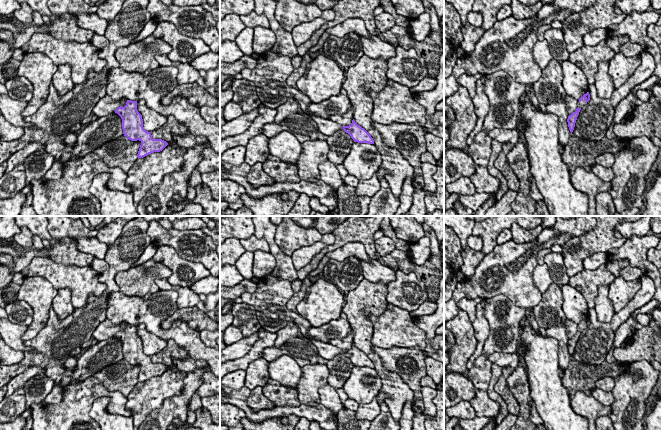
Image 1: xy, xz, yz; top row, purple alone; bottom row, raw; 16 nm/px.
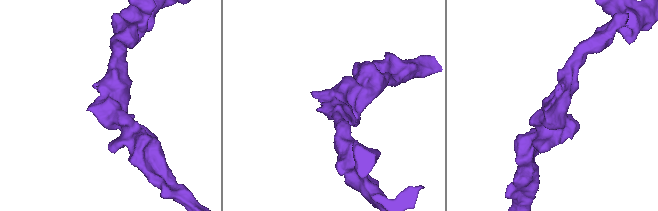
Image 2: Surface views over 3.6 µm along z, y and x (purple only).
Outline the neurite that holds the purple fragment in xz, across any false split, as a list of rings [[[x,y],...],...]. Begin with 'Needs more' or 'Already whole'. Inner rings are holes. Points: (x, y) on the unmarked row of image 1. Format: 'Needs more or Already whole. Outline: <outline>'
Needs more. Outline: [[[263,276],[259,278],[256,284],[257,290],[254,293],[243,293],[241,299],[243,303],[252,305],[256,309],[256,316],[261,329],[277,332],[290,321],[293,321],[302,335],[316,346],[319,355],[326,361],[343,353],[354,366],[374,368],[371,359],[358,349],[354,343],[349,350],[342,350],[329,343],[313,339],[308,335],[308,330],[312,327],[309,321],[286,307],[286,303],[294,294],[291,281],[276,276]]]

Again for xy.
Needs more. Outline: [[[109,319],[101,322],[92,334],[99,342],[113,336],[122,343],[123,358],[131,365],[141,366],[137,381],[143,382],[151,377],[162,375],[168,367],[162,363],[153,363],[151,356],[143,351],[142,339],[137,334],[137,325],[127,324],[122,331],[118,325],[113,324]]]

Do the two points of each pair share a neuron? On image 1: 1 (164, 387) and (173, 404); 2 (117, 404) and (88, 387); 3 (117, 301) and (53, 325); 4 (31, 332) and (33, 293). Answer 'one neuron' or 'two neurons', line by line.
1: two neurons
2: one neuron
3: two neurons
4: one neuron

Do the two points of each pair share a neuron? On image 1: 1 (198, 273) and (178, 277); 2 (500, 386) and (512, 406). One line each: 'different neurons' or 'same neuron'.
1: same neuron
2: same neuron

